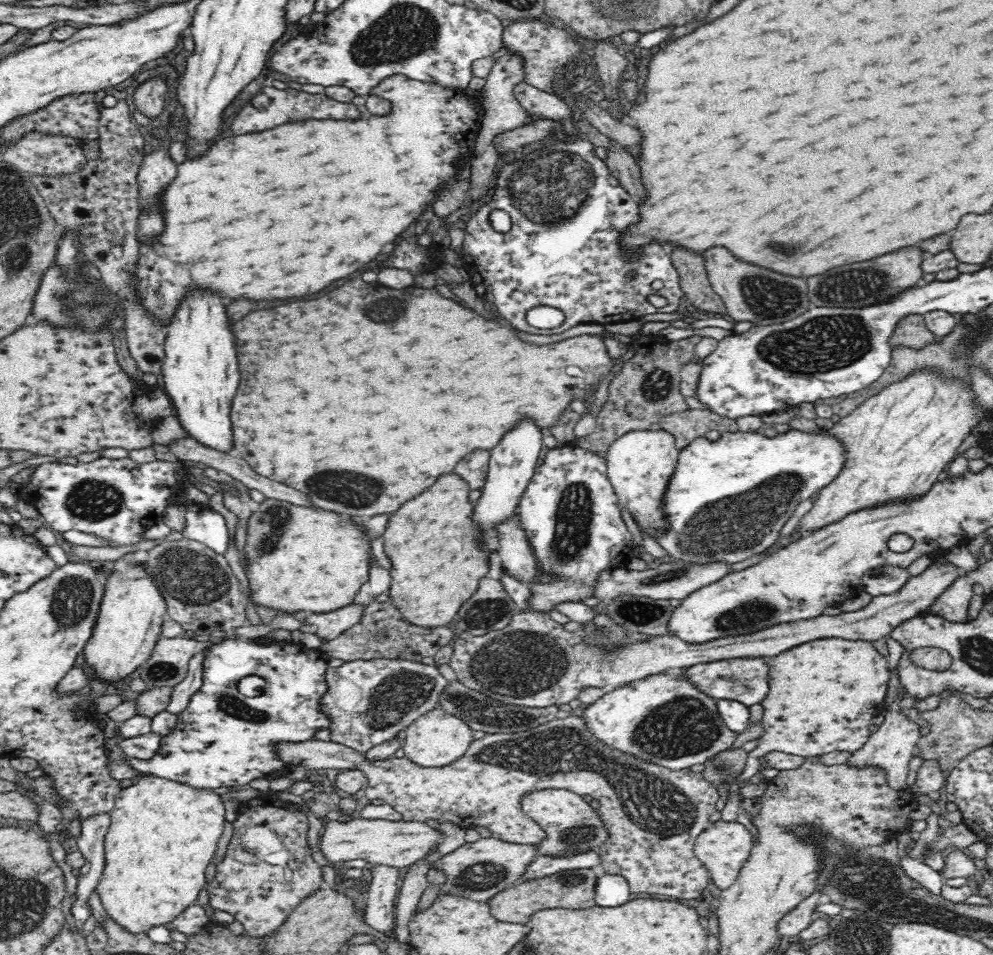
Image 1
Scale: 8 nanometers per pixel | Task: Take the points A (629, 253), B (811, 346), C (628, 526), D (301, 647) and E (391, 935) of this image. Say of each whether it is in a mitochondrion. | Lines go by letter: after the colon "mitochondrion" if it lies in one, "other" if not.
A: other
B: mitochondrion
C: other
D: other
E: other

